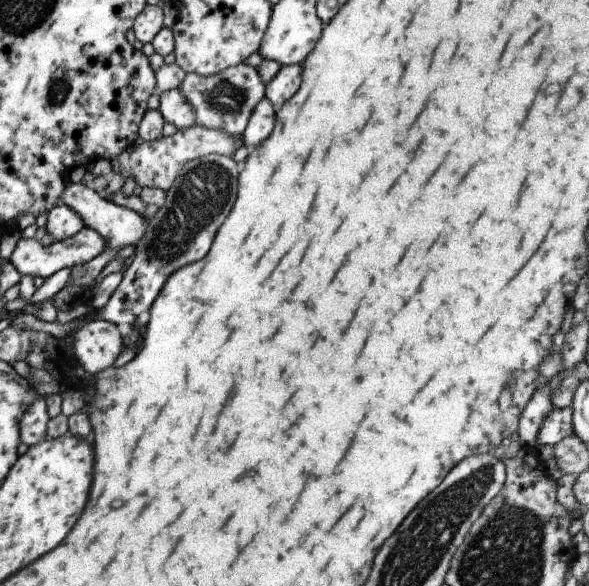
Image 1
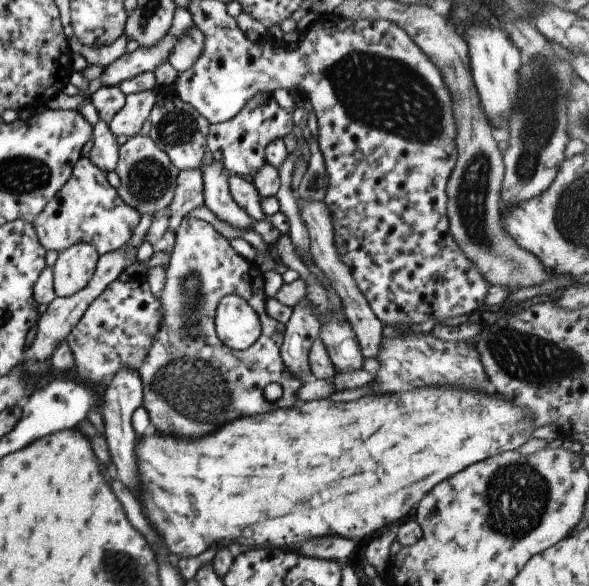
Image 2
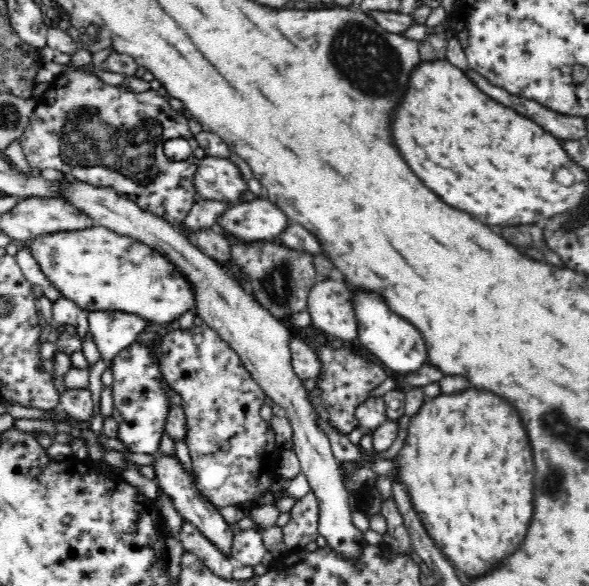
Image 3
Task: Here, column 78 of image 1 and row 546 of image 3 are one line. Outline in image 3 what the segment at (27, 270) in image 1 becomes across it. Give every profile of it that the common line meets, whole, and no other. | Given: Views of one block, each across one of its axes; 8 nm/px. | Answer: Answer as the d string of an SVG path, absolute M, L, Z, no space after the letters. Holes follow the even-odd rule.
M256 529L235 531L230 558L239 566L258 566L267 548L261 533Z

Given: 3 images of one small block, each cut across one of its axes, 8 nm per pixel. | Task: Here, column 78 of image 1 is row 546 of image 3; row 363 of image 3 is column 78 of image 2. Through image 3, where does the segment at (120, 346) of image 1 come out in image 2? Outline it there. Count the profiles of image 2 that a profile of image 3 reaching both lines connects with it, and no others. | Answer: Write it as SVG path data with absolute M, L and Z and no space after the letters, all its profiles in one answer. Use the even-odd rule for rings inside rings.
M77 243L61 251L53 266L53 290L57 297L70 297L83 290L96 273L99 256L89 243Z

